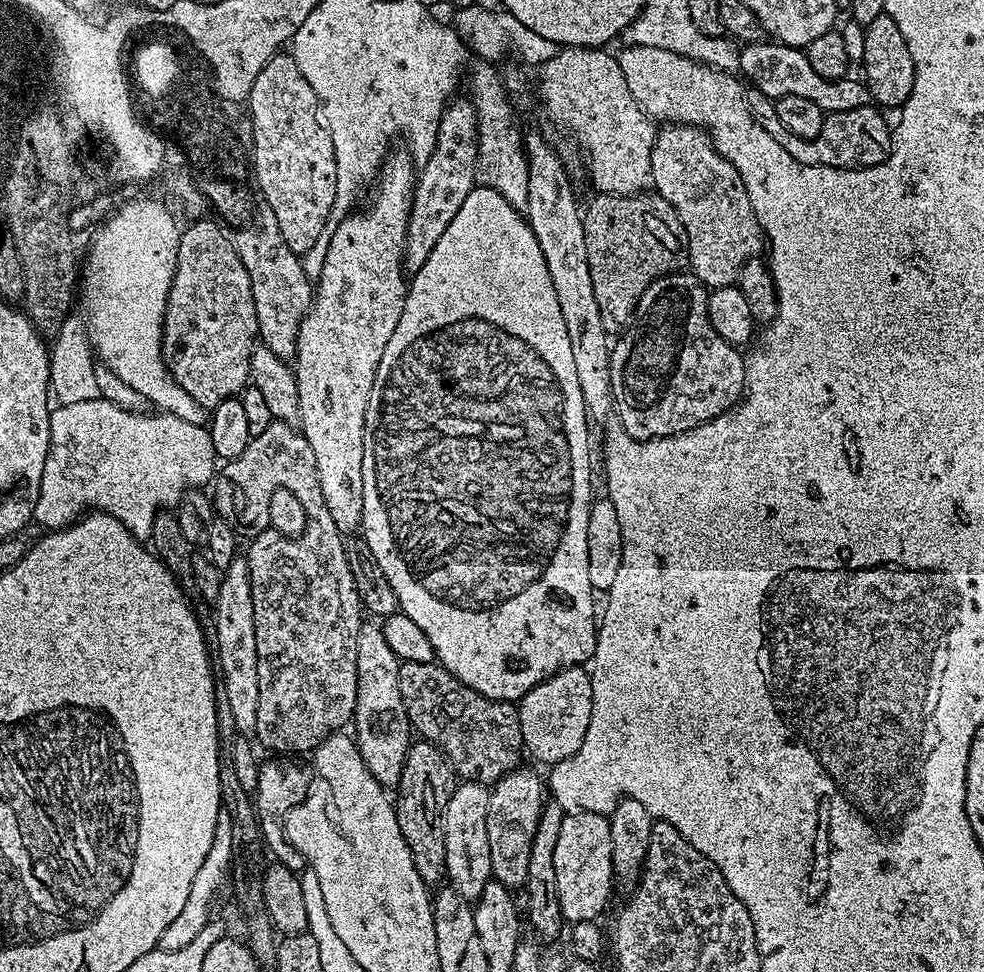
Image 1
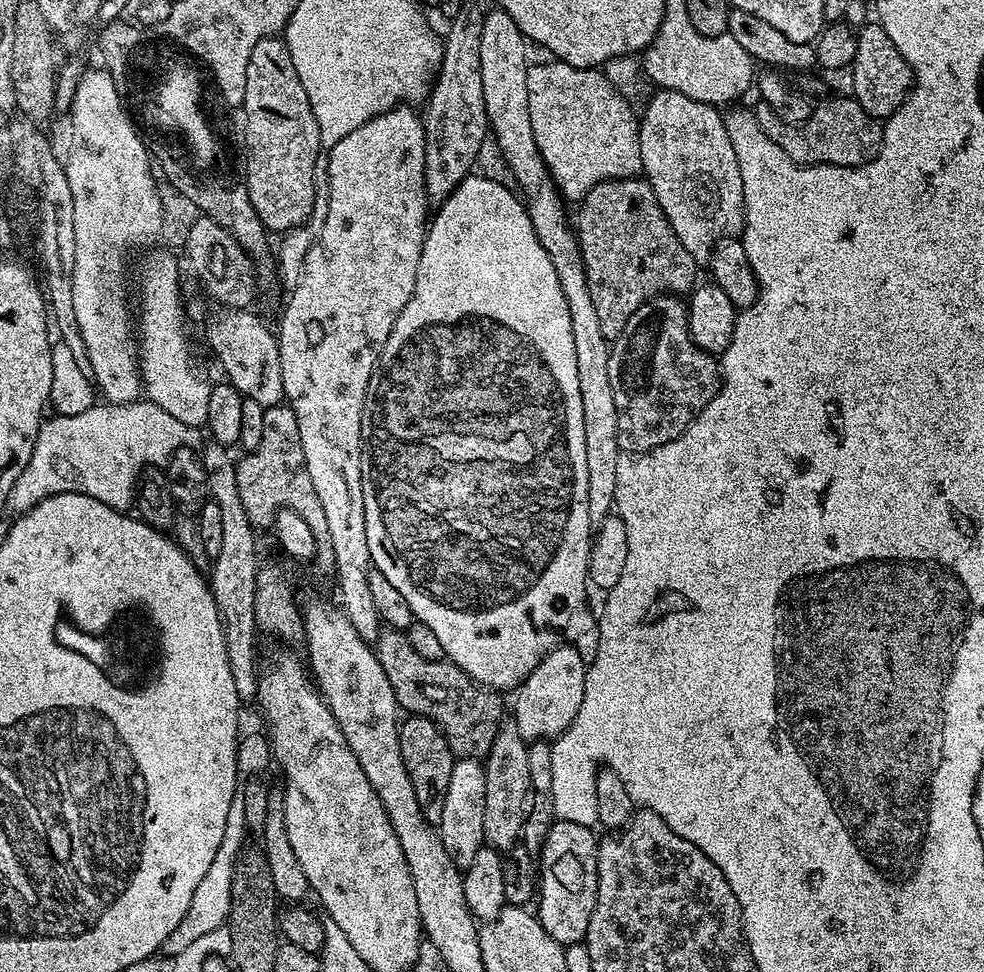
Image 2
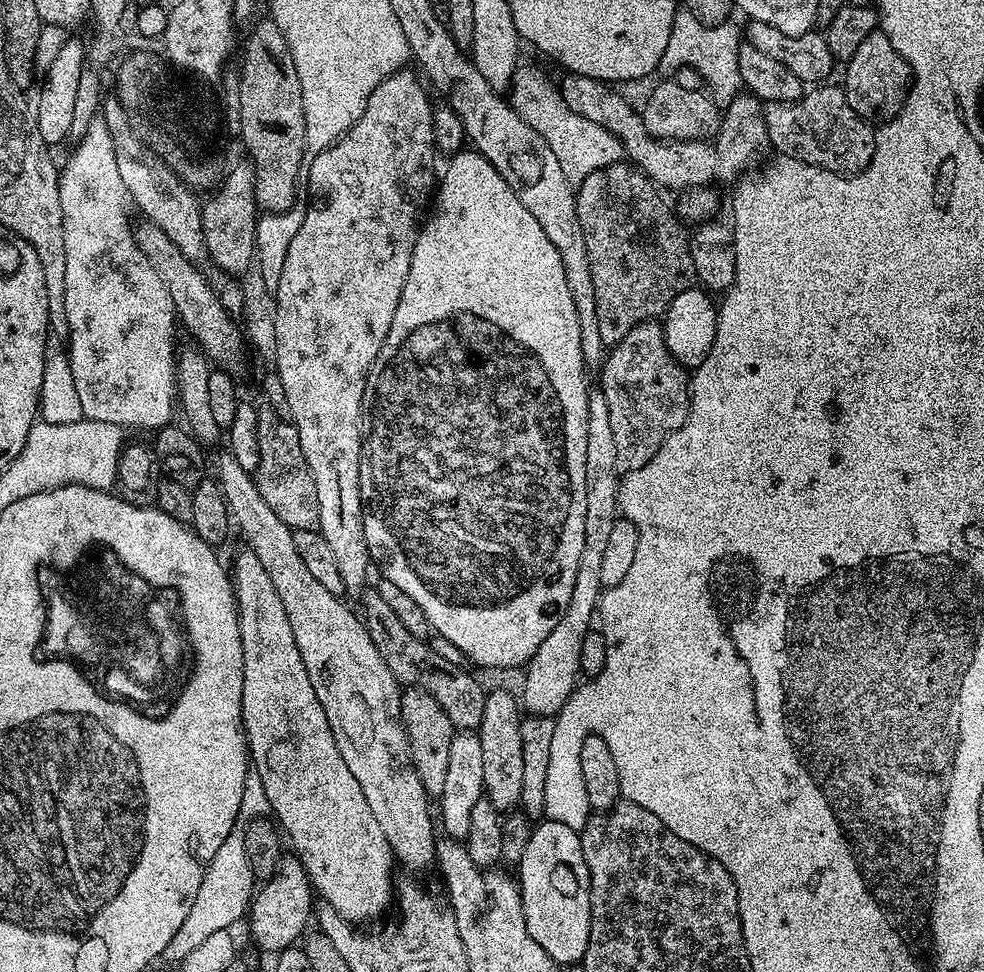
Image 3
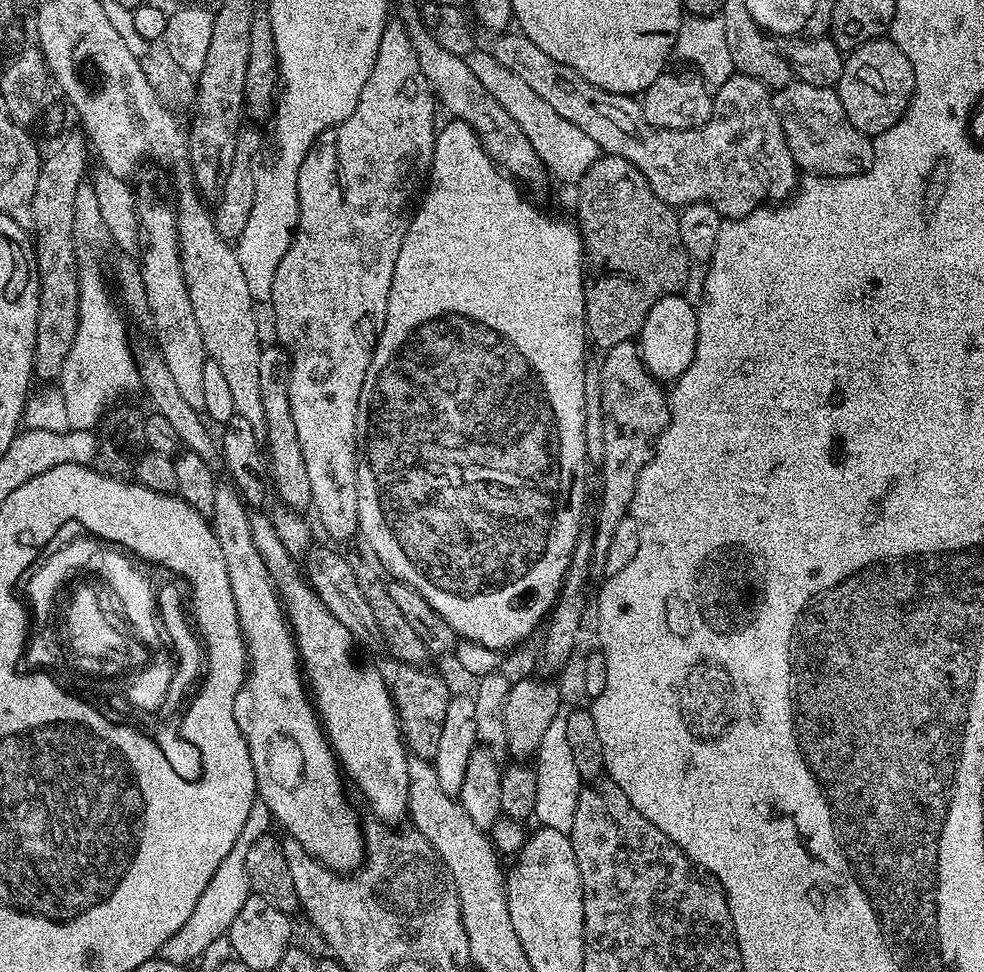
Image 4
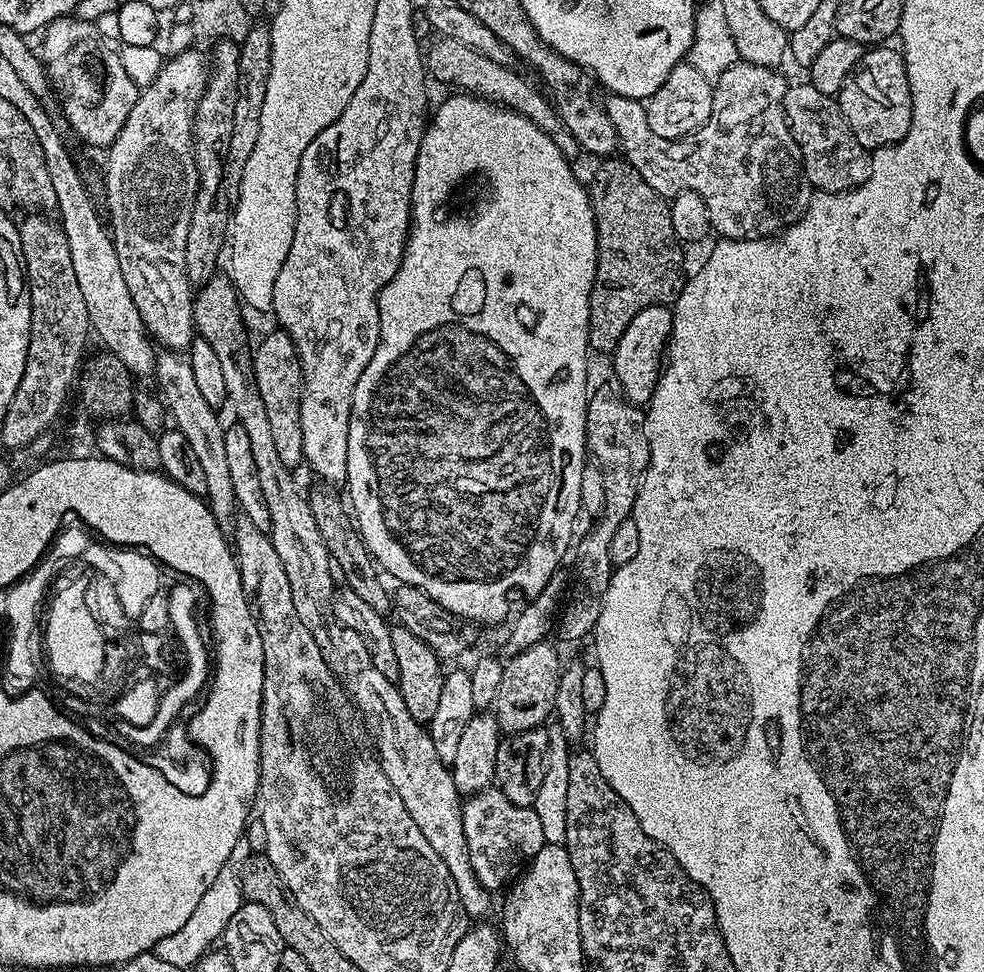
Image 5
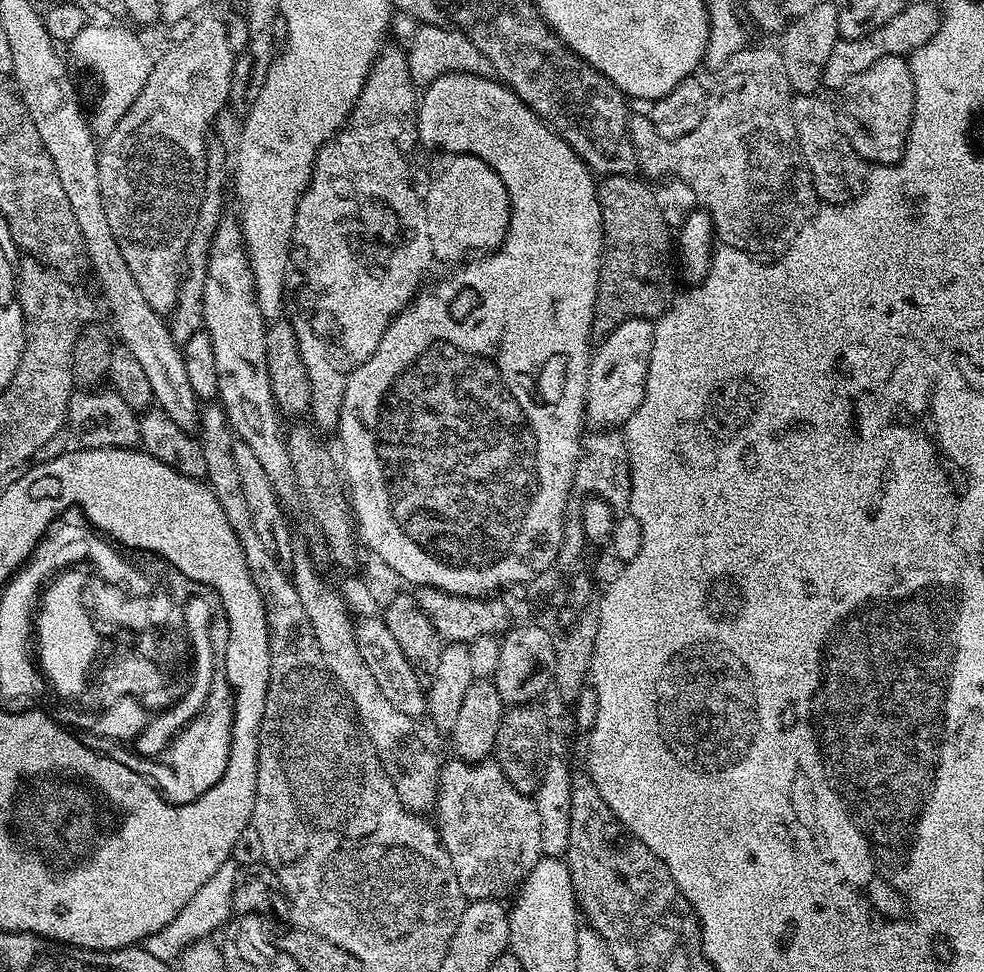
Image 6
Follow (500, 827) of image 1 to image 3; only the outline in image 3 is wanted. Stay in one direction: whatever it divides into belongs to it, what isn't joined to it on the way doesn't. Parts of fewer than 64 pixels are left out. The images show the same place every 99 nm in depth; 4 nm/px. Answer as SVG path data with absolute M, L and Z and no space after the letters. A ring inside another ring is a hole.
M492 689L485 695L482 722L476 729L481 743L483 786L486 799L499 812L511 811L522 790L523 761L521 738L522 708L506 690Z

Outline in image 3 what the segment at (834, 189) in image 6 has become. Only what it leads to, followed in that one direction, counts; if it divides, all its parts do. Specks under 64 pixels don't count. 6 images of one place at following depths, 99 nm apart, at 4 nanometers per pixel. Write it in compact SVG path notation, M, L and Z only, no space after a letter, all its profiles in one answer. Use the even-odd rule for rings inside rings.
M824 82L819 86L809 87L804 95L792 104L770 102L763 105L763 110L769 145L773 149L776 147L781 157L796 160L801 166L830 170L837 176L859 176L867 168L871 168L874 154L878 151L877 129L854 111L843 87L836 85L835 88L832 82Z

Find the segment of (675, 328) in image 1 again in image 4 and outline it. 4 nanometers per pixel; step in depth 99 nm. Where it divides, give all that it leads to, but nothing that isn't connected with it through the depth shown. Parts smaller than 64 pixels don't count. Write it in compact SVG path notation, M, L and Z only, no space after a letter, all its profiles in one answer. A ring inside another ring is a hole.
M632 340L603 353L601 370L602 414L605 416L605 458L599 466L600 501L604 520L618 520L629 515L634 502L634 490L640 487L640 476L652 460L657 440L670 419L670 396L663 392L661 381L646 370L640 349Z

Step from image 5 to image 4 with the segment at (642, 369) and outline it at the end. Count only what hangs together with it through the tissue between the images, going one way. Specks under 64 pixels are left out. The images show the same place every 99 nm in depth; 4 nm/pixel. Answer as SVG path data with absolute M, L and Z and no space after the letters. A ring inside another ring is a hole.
M684 294L667 296L650 306L650 314L646 314L646 322L638 333L638 347L646 370L656 380L675 382L694 362L694 350L698 346L696 309L697 305L693 301L691 304Z

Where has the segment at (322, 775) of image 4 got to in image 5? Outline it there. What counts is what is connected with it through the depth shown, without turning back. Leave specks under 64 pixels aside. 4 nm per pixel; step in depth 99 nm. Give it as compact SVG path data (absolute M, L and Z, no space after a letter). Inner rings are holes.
M160 350L156 353L156 371L154 373L155 387L158 395L168 409L168 415L174 427L186 434L186 442L198 457L202 471L206 473L206 503L214 514L218 526L225 534L231 533L236 522L238 509L234 498L234 486L230 483L230 469L226 463L225 425L220 424L217 409L206 402L206 398L198 391L194 383L194 370L190 370L190 362L181 353Z

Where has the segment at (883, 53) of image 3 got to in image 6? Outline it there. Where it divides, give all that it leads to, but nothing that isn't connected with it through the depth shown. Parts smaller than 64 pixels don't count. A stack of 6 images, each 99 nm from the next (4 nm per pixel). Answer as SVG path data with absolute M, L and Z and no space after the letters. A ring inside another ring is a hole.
M902 56L878 58L878 62L862 70L862 74L854 74L854 78L839 89L838 96L840 129L858 155L872 166L898 163L904 156L916 97L908 60Z

